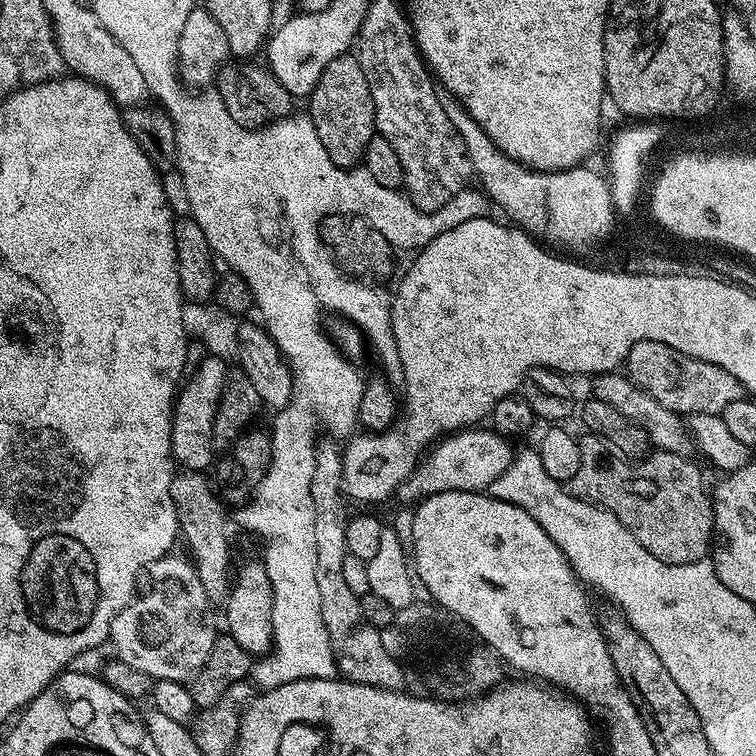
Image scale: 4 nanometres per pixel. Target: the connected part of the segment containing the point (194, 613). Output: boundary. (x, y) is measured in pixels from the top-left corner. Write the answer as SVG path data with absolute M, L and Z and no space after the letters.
M176 555L156 561L156 585L144 597L141 595L127 604L112 623L110 644L116 647L115 655L135 670L152 676L154 681L195 680L202 666L206 666L218 635L212 617L214 605L206 598L206 590L202 590L202 578L198 578L195 563Z

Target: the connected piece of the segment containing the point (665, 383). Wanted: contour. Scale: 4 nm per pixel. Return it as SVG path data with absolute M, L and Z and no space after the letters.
M639 340L631 347L624 364L628 378L650 394L650 398L662 402L666 410L681 413L685 417L694 414L719 416L726 410L726 406L730 406L730 402L738 402L746 396L738 378L722 370L722 366L690 358L662 342Z

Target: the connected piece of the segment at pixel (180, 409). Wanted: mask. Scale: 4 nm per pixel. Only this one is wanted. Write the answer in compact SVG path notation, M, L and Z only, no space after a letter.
M209 354L183 381L174 401L172 414L172 459L181 469L204 472L213 467L214 418L218 414L218 406L228 384L229 375L230 368L227 368L215 354Z

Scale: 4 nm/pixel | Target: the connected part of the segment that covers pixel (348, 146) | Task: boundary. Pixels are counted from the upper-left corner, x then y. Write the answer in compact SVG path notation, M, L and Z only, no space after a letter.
M352 54L334 58L334 62L322 70L322 78L318 78L307 104L307 115L312 117L314 130L318 130L322 146L326 146L326 154L330 154L340 168L357 167L363 161L370 138L377 135L374 98L359 59Z

